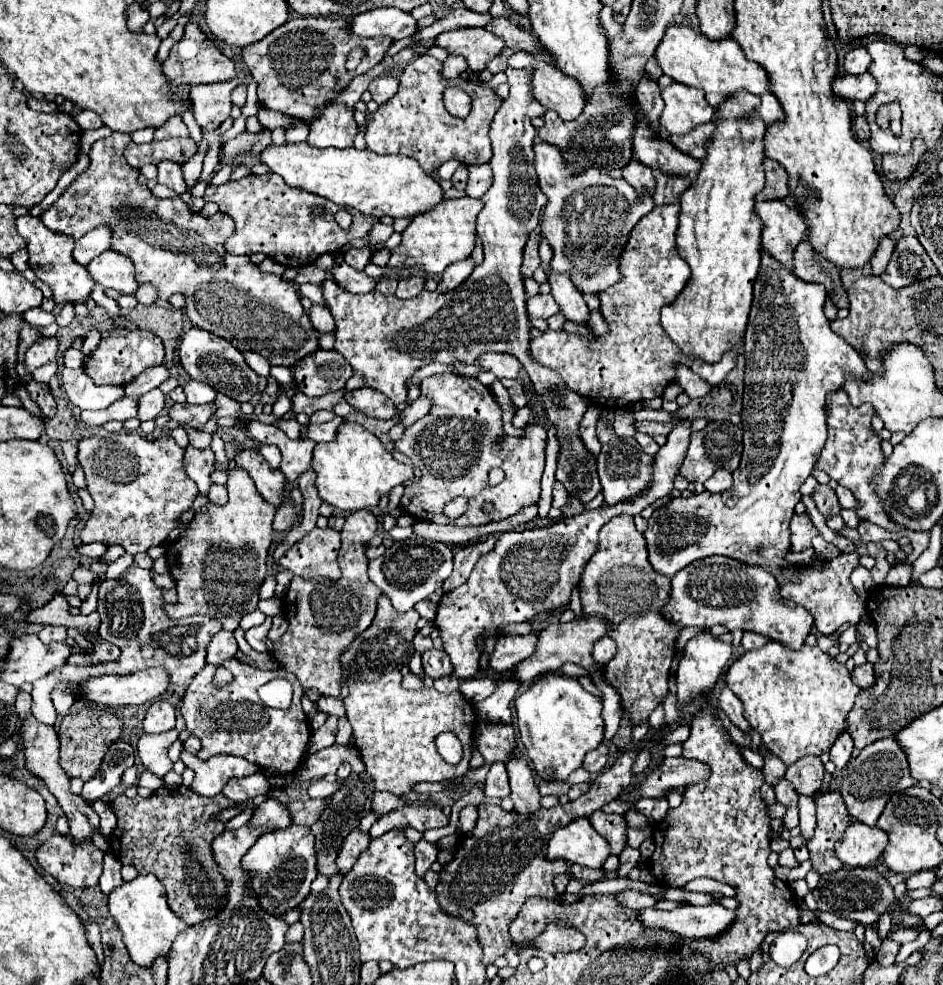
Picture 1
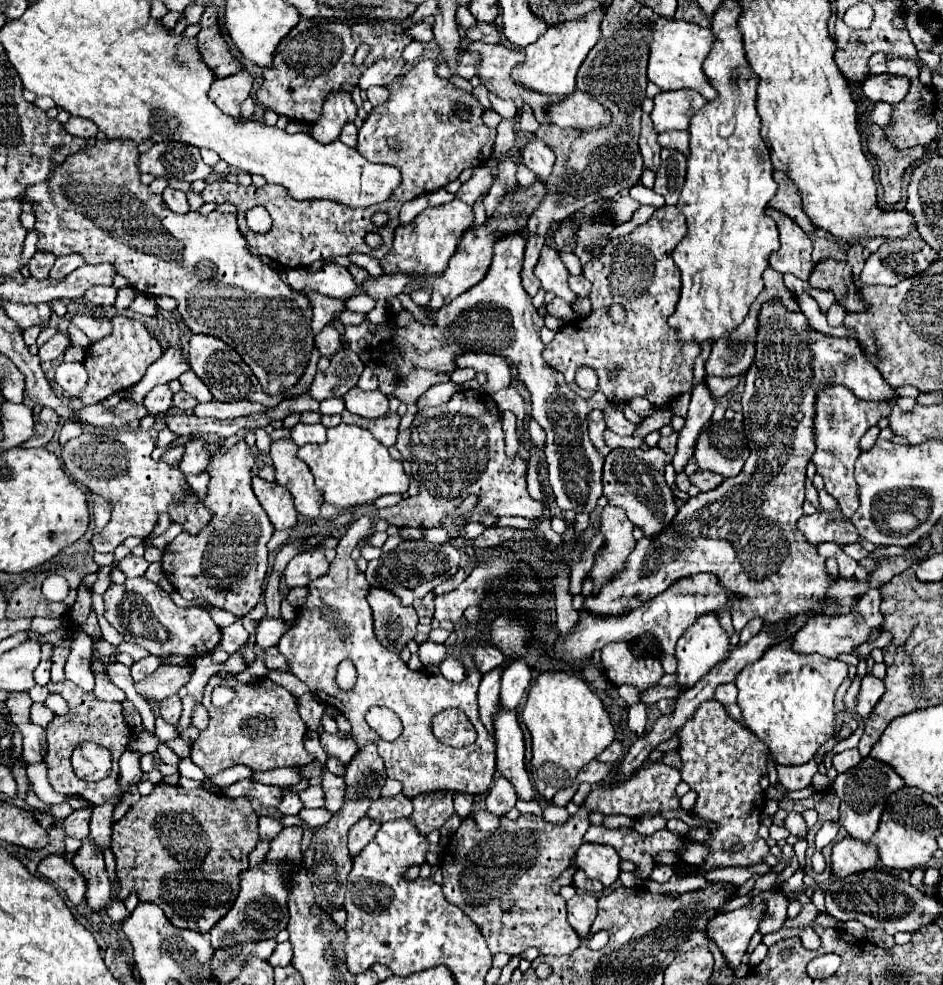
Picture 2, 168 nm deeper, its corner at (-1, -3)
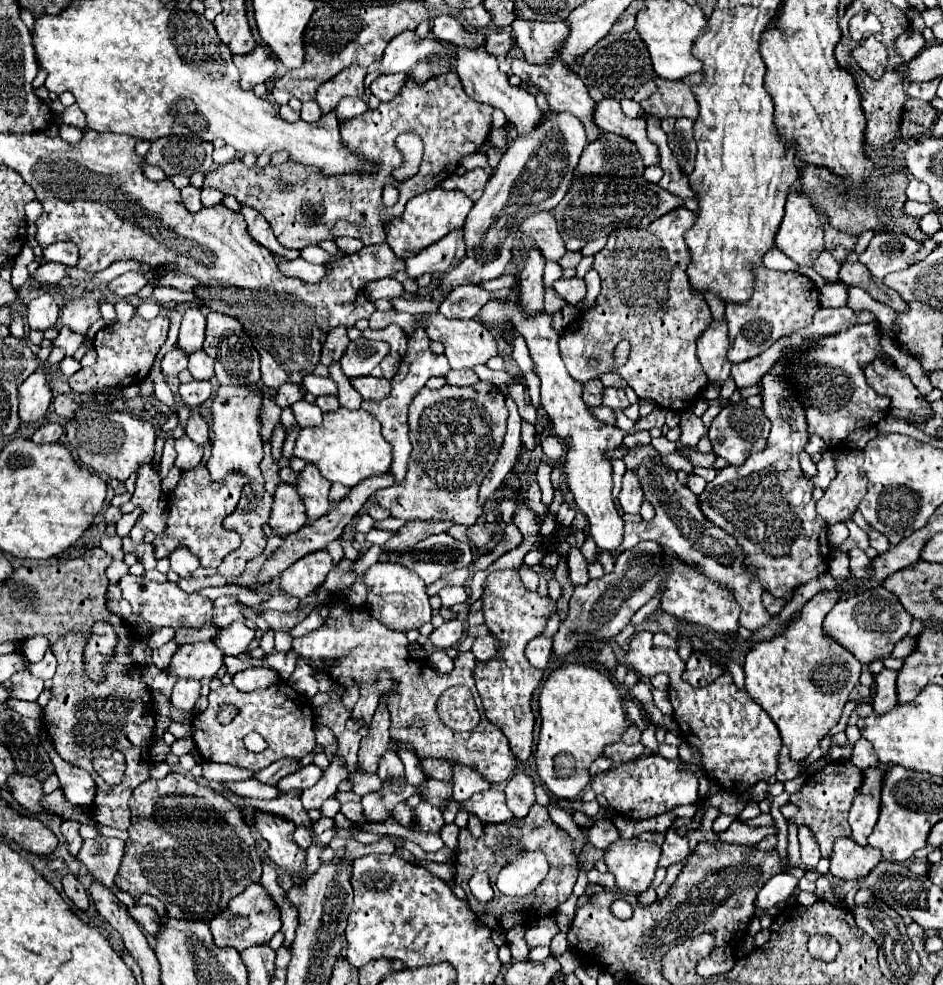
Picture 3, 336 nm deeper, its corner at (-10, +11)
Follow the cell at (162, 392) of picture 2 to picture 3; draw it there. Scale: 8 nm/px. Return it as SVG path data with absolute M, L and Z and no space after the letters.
M176 344L162 358L162 372L168 376L178 376L180 370L184 370L186 366L188 366L188 354L184 354L184 350L180 350Z

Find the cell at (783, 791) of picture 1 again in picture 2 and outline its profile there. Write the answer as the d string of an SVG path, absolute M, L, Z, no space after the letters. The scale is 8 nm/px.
M789 812L787 818L785 818L785 828L791 832L791 834L797 834L799 838L805 838L807 834L807 824L803 820L803 816L799 812Z

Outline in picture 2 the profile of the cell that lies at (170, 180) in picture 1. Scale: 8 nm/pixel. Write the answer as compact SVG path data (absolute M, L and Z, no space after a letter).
M165 188L165 192L163 192L163 200L165 200L165 204L167 204L173 212L177 212L177 214L185 214L185 212L189 212L189 204L187 204L185 192L181 192L181 190Z

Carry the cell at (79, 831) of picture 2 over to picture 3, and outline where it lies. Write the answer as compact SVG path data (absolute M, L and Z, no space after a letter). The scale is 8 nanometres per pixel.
M64 820L62 826L60 826L60 832L62 832L62 836L64 836L66 842L68 842L68 852L70 852L72 856L78 854L80 844L82 844L82 838L80 838L80 834L78 834L78 828L80 828L80 822L76 822L76 820Z

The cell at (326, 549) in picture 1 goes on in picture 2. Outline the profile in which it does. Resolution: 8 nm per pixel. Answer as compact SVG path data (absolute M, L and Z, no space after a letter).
M307 548L299 552L285 568L285 584L289 588L297 586L307 586L311 580L323 576L329 572L329 562L323 554L323 548Z

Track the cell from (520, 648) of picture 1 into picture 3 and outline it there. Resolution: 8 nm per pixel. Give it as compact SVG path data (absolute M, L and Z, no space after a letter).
M488 634L484 638L476 638L470 650L472 650L472 654L476 654L476 660L486 662L496 654L496 640L492 634Z

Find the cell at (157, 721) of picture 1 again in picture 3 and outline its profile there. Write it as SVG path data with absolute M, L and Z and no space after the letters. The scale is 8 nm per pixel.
M178 680L174 690L172 690L170 700L184 714L192 714L194 704L196 704L196 700L200 696L200 688L202 688L200 680Z

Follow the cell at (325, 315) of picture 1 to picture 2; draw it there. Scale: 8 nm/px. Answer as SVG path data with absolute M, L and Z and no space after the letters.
M329 322L319 336L315 336L315 346L323 356L333 356L341 348L341 334L339 330Z

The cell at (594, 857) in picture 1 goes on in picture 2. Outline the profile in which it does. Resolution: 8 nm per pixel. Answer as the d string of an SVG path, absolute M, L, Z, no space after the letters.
M583 842L575 852L577 868L593 880L599 880L603 886L611 886L619 878L619 854L611 846L587 844Z

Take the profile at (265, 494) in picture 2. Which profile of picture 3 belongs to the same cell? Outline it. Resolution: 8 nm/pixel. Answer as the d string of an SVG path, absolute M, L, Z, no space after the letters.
M280 484L274 492L274 504L270 514L270 528L286 538L288 534L298 532L306 524L306 510L302 498L298 496L296 488L290 484Z

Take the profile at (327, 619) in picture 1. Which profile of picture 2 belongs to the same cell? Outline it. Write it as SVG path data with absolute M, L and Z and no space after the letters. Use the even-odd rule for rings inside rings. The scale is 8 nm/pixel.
M361 516L357 520L353 520L347 526L347 532L343 534L343 538L339 540L337 546L337 556L331 562L331 568L325 576L313 580L307 590L307 600L301 606L295 624L283 634L283 638L279 640L279 652L287 658L289 664L289 672L293 672L299 680L303 680L309 690L327 706L335 706L353 726L353 740L359 748L365 748L367 744L375 744L379 750L379 756L385 762L385 770L387 776L393 780L399 780L403 784L403 796L413 798L417 794L425 794L425 792L437 792L437 790L449 790L449 792L469 792L469 794L481 794L485 792L491 782L493 782L493 772L495 772L495 744L493 738L489 736L489 732L485 730L485 726L479 720L477 714L477 688L481 682L481 674L477 670L469 672L467 678L461 684L453 684L447 678L433 676L427 672L413 672L407 668L407 664L401 660L399 654L395 652L387 652L375 638L373 632L373 614L367 602L367 594L369 594L369 584L365 574L357 568L357 562L351 558L351 550L361 544L363 540L367 540L373 532L373 522L369 516ZM341 660L351 660L353 666L357 668L357 684L355 690L351 692L341 692L335 684L335 672ZM371 706L385 706L389 710L393 710L401 722L403 722L403 734L395 740L395 742L385 742L377 732L373 732L369 728L369 724L365 722L365 712ZM447 708L459 708L465 710L467 718L471 720L471 724L475 726L477 738L469 748L453 748L443 744L441 740L437 740L433 736L433 728L431 728L431 720L433 716L437 716L441 710Z

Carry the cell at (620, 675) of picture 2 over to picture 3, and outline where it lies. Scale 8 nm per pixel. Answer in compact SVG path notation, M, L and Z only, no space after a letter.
M638 632L632 642L632 650L626 654L626 668L634 668L643 677L653 677L655 672L666 672L670 676L670 700L674 708L674 720L690 746L696 746L702 752L702 762L708 770L708 776L716 778L726 792L744 794L758 780L766 780L776 774L778 752L782 748L780 732L772 718L748 696L746 690L740 690L730 672L724 672L716 682L694 688L684 682L684 660L672 648L658 648L652 644L650 632Z

